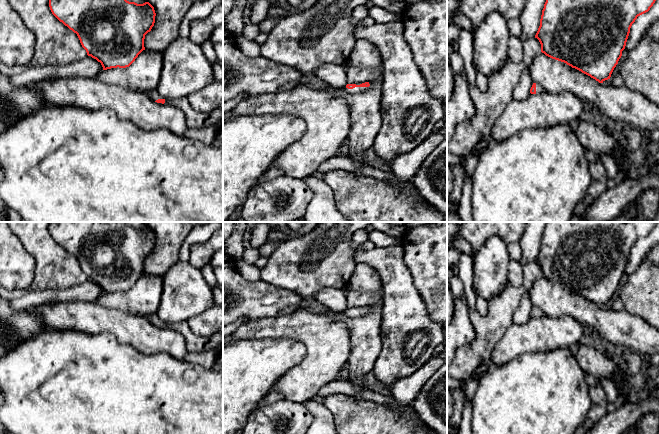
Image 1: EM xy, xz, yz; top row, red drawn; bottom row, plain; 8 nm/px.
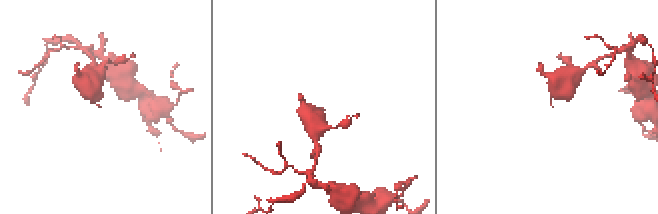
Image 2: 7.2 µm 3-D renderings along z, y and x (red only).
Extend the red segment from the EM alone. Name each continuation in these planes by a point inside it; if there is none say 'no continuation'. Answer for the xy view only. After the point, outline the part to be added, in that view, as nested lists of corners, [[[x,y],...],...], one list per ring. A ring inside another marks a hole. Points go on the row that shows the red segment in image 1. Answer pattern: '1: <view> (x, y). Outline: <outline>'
1: xy (153, 94). Outline: [[[157,89],[148,90],[148,91],[144,92],[144,93],[146,93],[146,94],[147,94],[152,100],[154,100],[154,101],[156,101],[156,100],[158,100],[158,99],[163,99],[163,98],[159,95]]]

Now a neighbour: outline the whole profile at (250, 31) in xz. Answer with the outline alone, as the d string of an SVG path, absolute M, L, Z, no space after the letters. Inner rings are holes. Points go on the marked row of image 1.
M247 20L247 24L244 26L242 35L246 39L253 41L260 32L261 30L258 25L254 25Z

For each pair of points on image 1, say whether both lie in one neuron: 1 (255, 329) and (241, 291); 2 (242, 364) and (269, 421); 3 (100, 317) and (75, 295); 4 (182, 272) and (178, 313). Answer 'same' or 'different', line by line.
1: different
2: different
3: different
4: same

